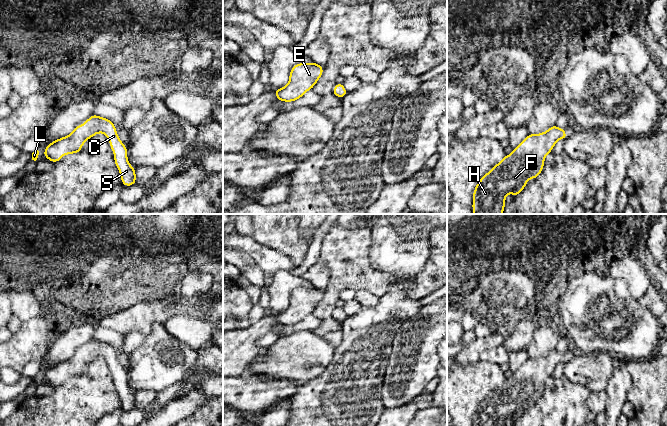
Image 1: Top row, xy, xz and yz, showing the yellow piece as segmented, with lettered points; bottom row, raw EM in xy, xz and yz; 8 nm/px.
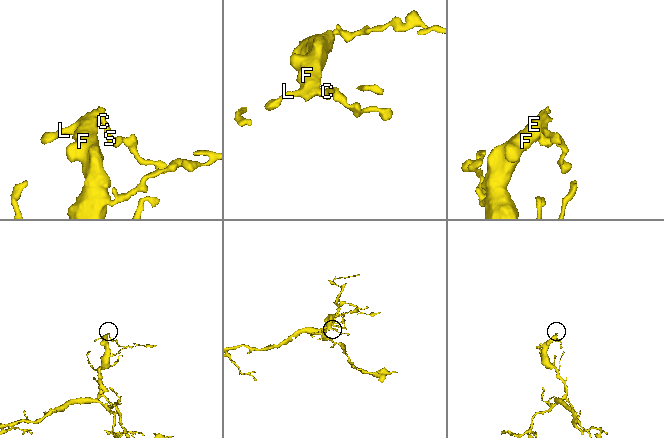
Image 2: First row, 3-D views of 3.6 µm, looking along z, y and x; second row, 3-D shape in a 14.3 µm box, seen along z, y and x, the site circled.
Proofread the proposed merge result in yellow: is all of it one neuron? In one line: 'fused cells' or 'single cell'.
single cell

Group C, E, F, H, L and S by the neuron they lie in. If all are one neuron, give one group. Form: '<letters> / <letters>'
C E F H L S

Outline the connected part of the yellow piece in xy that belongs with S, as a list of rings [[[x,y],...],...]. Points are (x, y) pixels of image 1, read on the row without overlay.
[[[93,338],[81,350],[77,349],[71,358],[51,366],[45,372],[44,380],[56,387],[61,384],[63,379],[80,376],[82,369],[100,356],[107,360],[110,367],[122,408],[125,411],[134,409],[136,407],[135,392],[128,386],[127,371],[118,361],[114,347],[96,338]]]

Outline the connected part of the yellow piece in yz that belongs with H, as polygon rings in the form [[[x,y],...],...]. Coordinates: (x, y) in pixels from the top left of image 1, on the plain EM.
[[[556,349],[540,358],[529,358],[510,379],[505,379],[488,397],[477,407],[473,416],[473,426],[505,426],[508,417],[517,420],[526,411],[530,402],[534,404],[542,396],[545,381],[552,376],[553,371],[560,363],[566,363],[565,353]]]

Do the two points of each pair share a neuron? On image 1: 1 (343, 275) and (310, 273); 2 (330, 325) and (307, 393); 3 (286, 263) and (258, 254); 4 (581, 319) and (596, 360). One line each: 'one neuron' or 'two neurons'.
1: two neurons
2: two neurons
3: one neuron
4: two neurons

